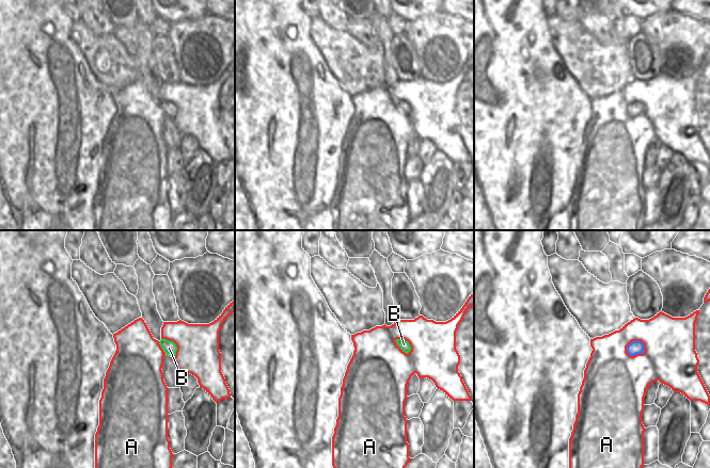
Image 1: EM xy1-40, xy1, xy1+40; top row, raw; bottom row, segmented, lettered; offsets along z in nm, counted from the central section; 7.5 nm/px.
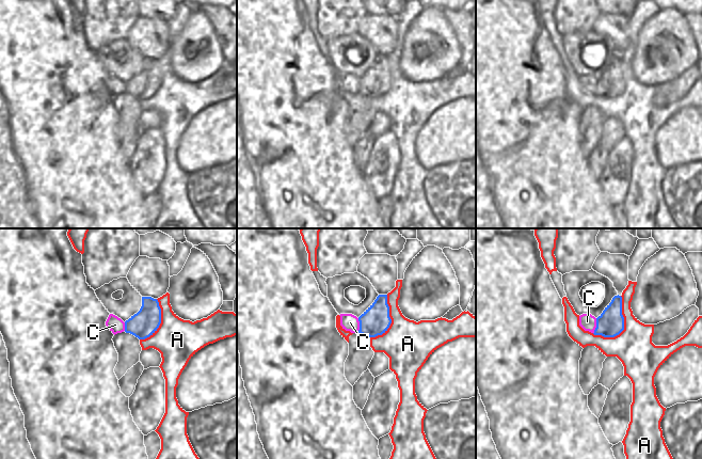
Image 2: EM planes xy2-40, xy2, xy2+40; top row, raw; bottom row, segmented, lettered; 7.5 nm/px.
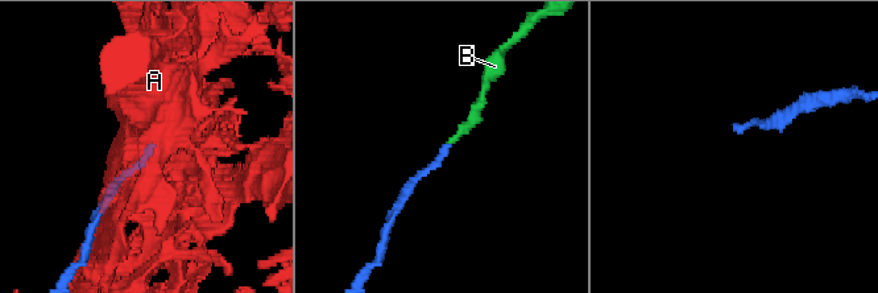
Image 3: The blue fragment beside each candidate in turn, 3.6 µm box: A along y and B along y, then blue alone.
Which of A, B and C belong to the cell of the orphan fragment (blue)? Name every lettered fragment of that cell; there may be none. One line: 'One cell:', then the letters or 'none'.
One cell: B

